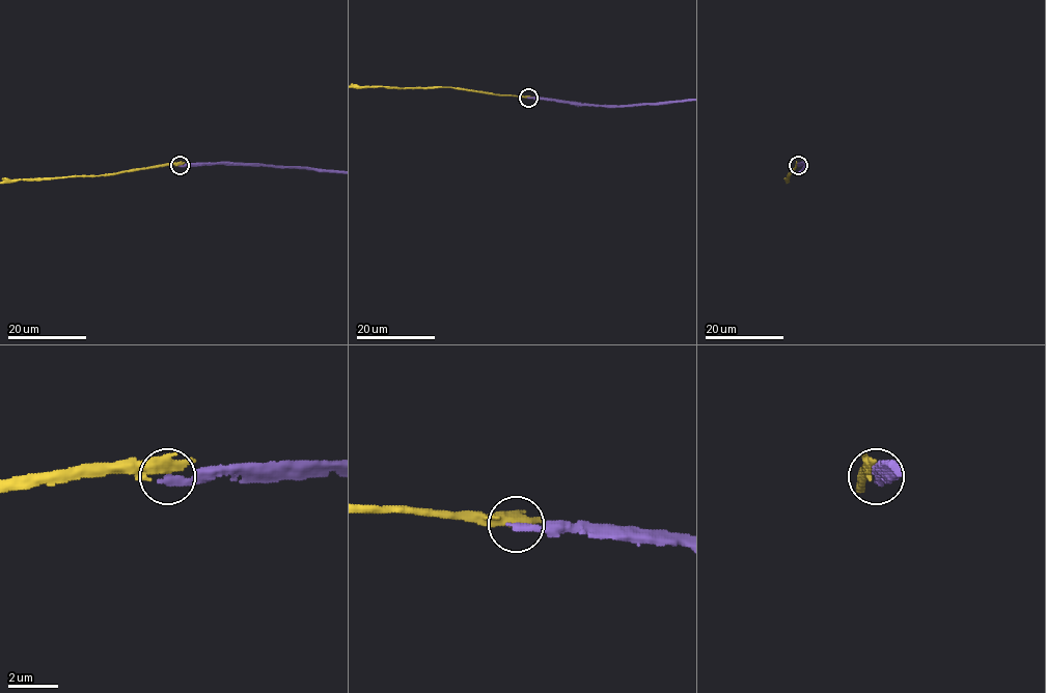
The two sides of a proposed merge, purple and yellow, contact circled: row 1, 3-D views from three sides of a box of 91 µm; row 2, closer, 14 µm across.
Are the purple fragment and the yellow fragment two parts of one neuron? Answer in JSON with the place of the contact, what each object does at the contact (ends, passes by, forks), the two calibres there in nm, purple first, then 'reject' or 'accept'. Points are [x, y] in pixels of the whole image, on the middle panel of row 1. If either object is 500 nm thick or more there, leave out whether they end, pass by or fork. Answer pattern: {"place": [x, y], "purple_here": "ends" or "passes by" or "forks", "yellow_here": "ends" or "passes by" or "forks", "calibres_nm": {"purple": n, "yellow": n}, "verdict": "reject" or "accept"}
{"place": [528, 98], "calibres_nm": {"purple": 300, "yellow": 600}, "verdict": "reject"}

